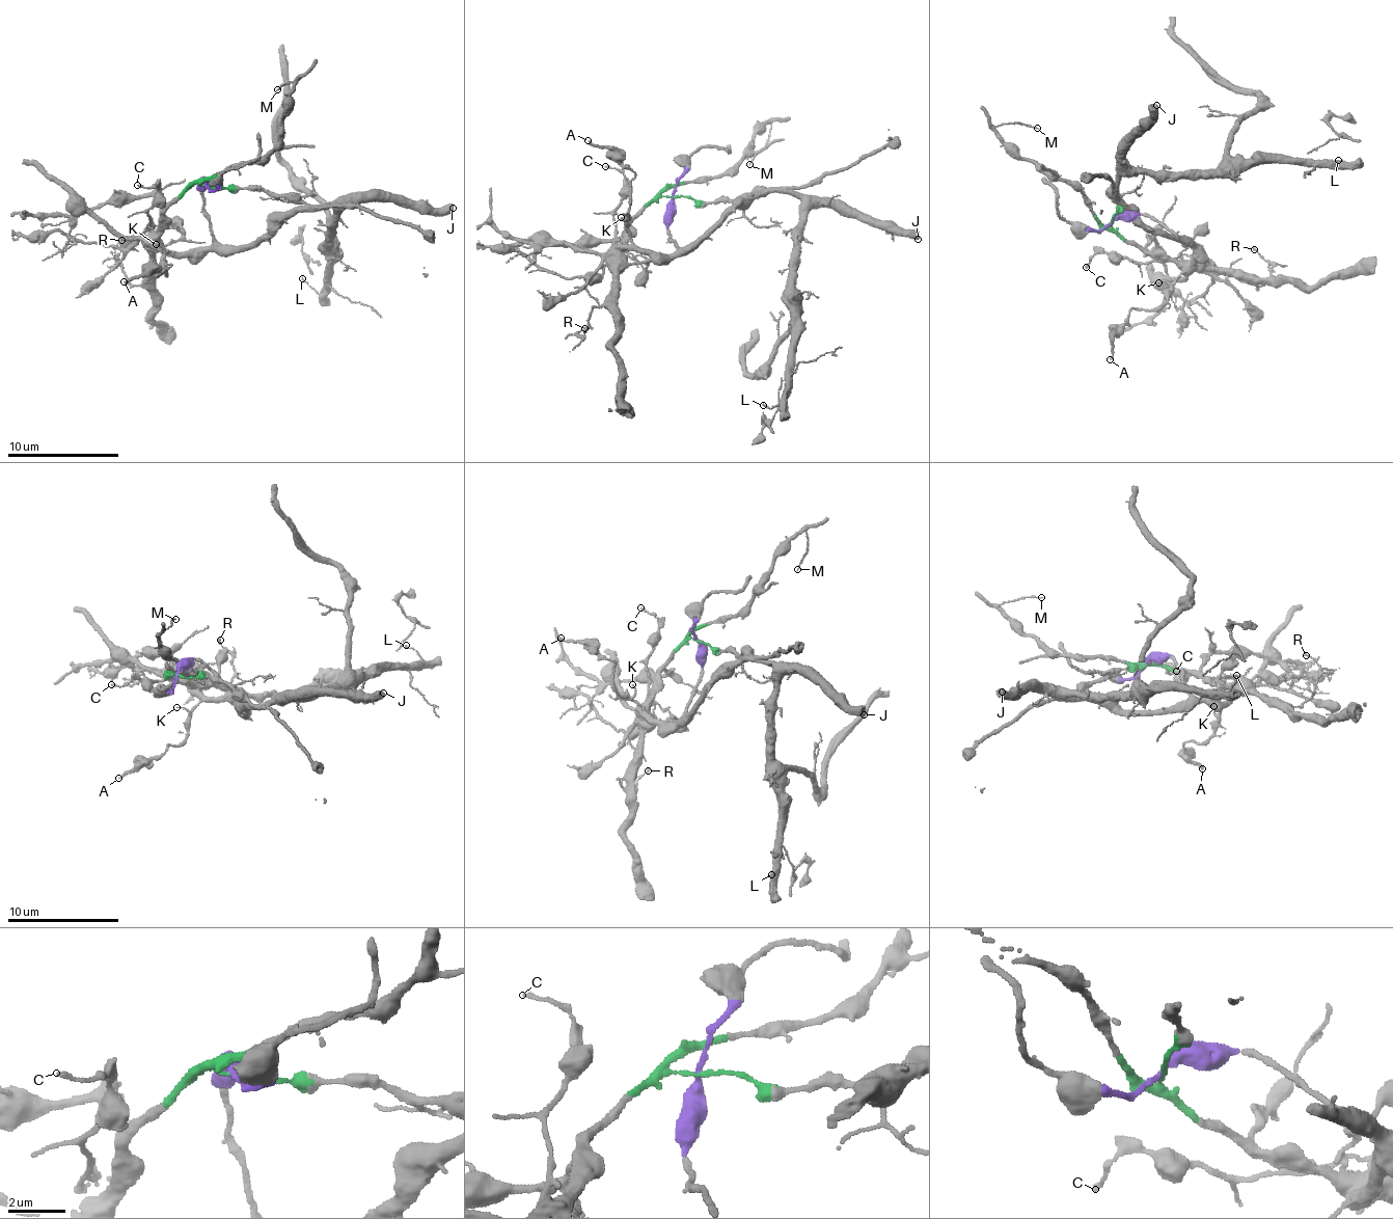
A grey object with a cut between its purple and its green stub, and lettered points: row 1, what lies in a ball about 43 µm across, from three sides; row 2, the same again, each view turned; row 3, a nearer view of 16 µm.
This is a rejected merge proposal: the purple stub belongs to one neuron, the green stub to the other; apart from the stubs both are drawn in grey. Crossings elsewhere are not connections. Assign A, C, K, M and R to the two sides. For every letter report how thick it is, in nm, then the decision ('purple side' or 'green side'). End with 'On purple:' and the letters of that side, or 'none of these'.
A: 150 nm | purple side
C: 120 nm | green side
K: 90 nm | purple side
M: 90 nm | green side
R: 70 nm | green side
On purple: A, K

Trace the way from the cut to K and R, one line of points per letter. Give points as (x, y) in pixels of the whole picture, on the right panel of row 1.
K: (1112, 223), (1148, 216), (1193, 247), (1191, 266), (1172, 282), (1158, 283)
R: (1112, 223), (1149, 252), (1194, 264), (1200, 271), (1241, 270), (1256, 283), (1267, 280), (1273, 265), (1254, 248)

